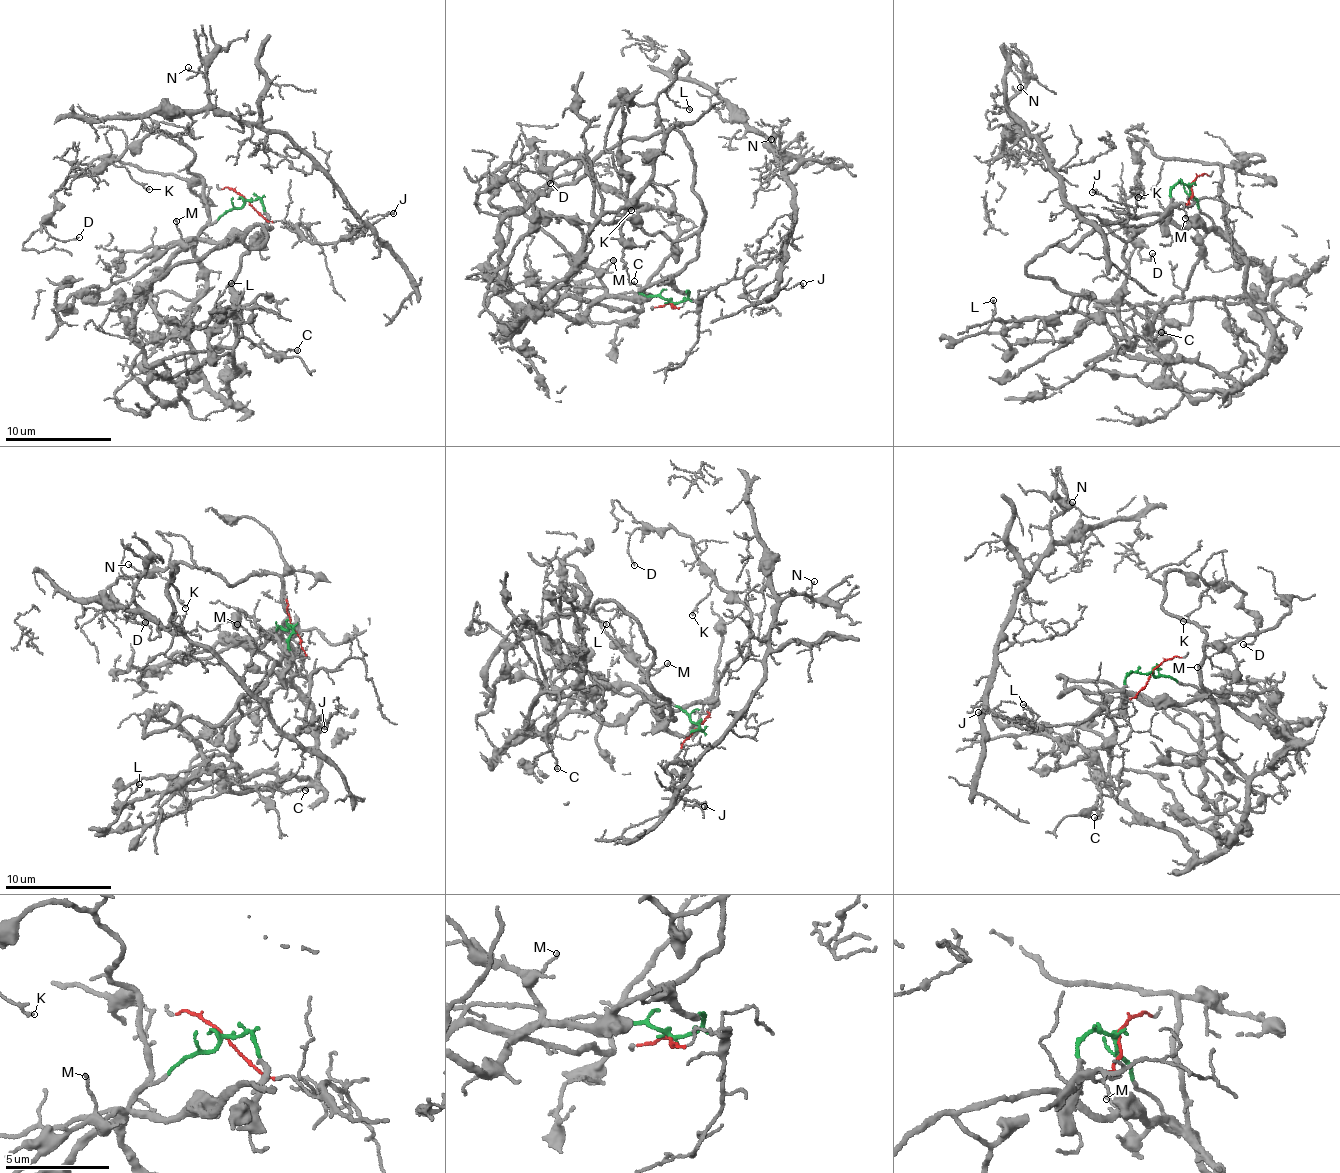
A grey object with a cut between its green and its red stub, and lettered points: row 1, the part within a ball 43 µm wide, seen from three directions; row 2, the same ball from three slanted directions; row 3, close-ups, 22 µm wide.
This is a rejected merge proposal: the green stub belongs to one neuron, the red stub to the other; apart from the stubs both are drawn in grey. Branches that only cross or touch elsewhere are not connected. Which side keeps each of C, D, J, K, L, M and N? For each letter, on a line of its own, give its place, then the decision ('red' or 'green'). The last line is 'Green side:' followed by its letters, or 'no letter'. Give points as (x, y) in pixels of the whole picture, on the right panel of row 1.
C: (1161, 332) | green
D: (1152, 253) | green
J: (1092, 192) | red
K: (1138, 197) | green
L: (993, 300) | green
M: (1185, 218) | green
N: (1020, 87) | red
Green side: C, D, K, L, M

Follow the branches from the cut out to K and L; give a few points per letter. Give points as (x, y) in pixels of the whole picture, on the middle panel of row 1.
K: (671, 302), (637, 292), (601, 303), (635, 310), (639, 290), (674, 251), (678, 222), (621, 197), (631, 210)
L: (671, 302), (687, 295), (670, 275), (694, 260), (695, 234), (616, 218), (651, 176), (660, 94), (689, 109)

